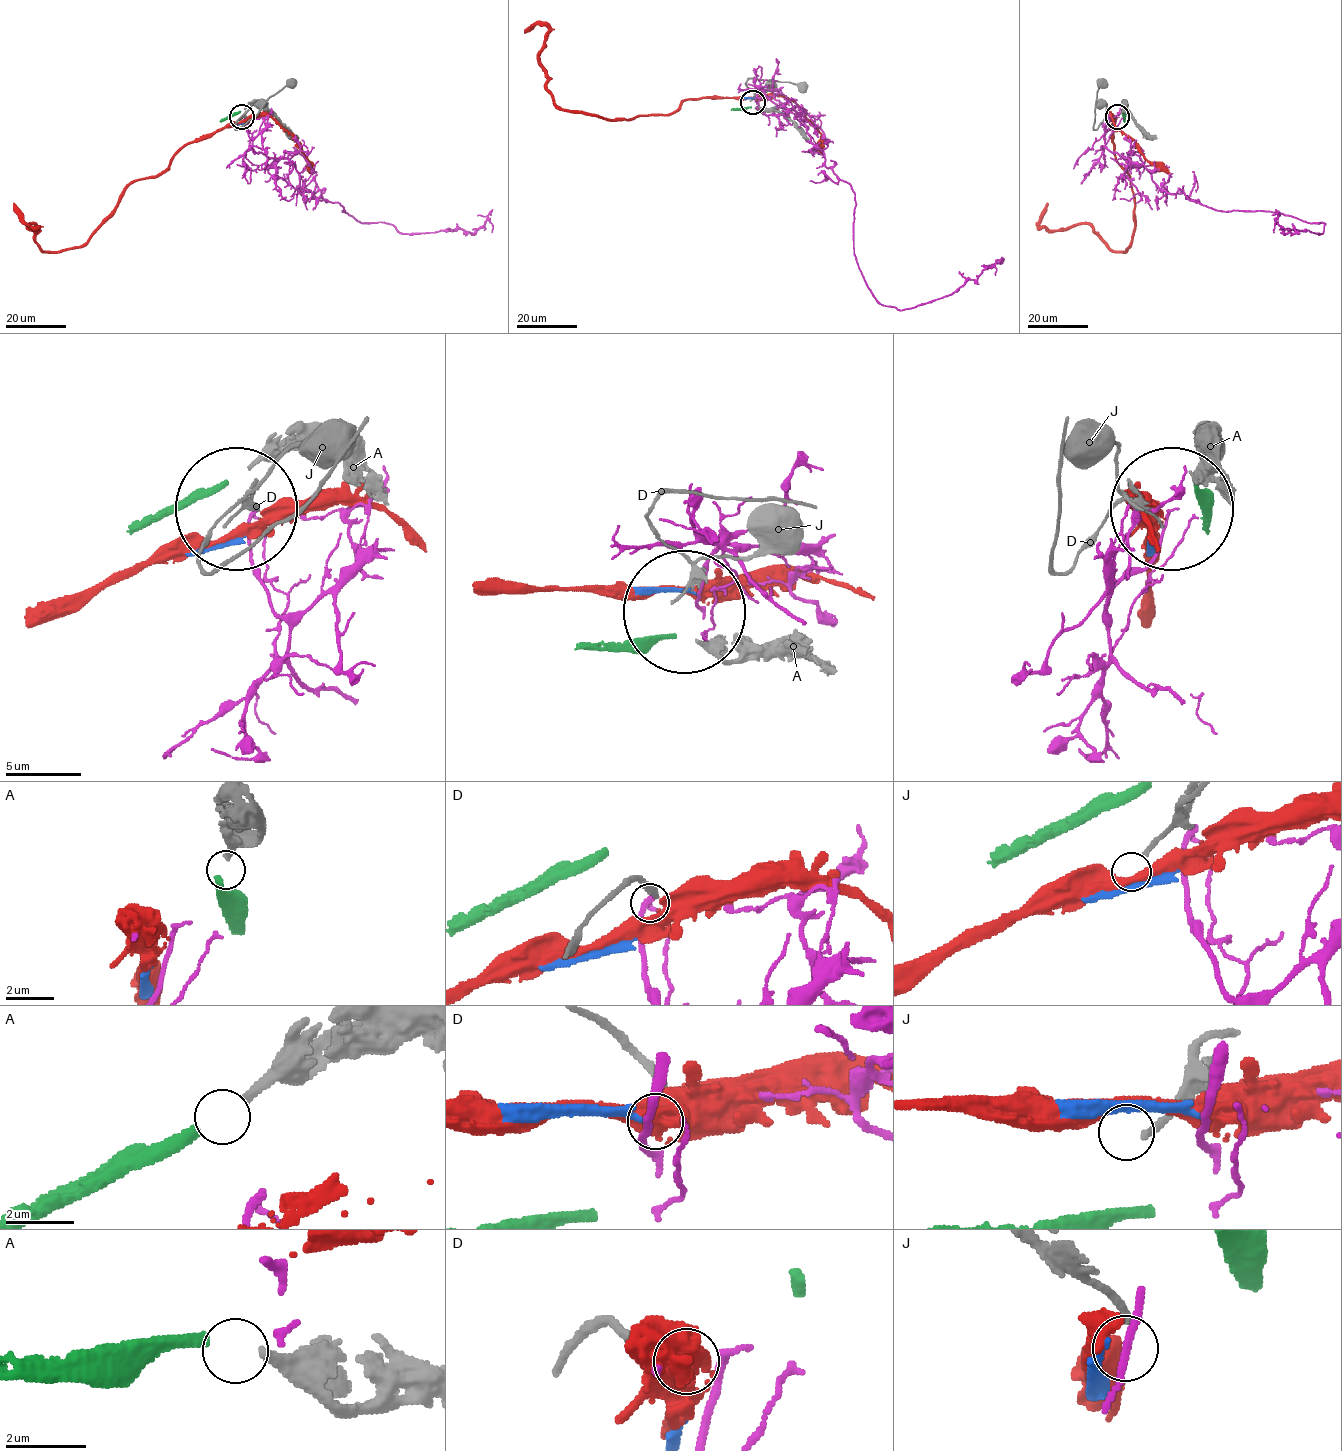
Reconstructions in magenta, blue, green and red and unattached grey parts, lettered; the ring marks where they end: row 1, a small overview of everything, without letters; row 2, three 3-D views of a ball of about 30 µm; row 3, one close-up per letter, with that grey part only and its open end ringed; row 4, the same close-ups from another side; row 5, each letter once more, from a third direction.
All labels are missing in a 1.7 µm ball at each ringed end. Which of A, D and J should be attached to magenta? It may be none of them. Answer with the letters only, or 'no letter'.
D

